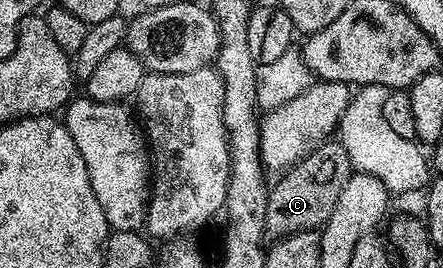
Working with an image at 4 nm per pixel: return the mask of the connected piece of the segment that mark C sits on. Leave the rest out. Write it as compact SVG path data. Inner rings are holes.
M325 141L313 147L303 159L287 168L277 178L281 179L276 184L271 184L266 205L265 232L273 240L279 241L285 235L323 228L330 213L334 213L334 205L338 205L342 185L346 185L353 173L350 157L346 157L346 149L342 149L339 141Z

